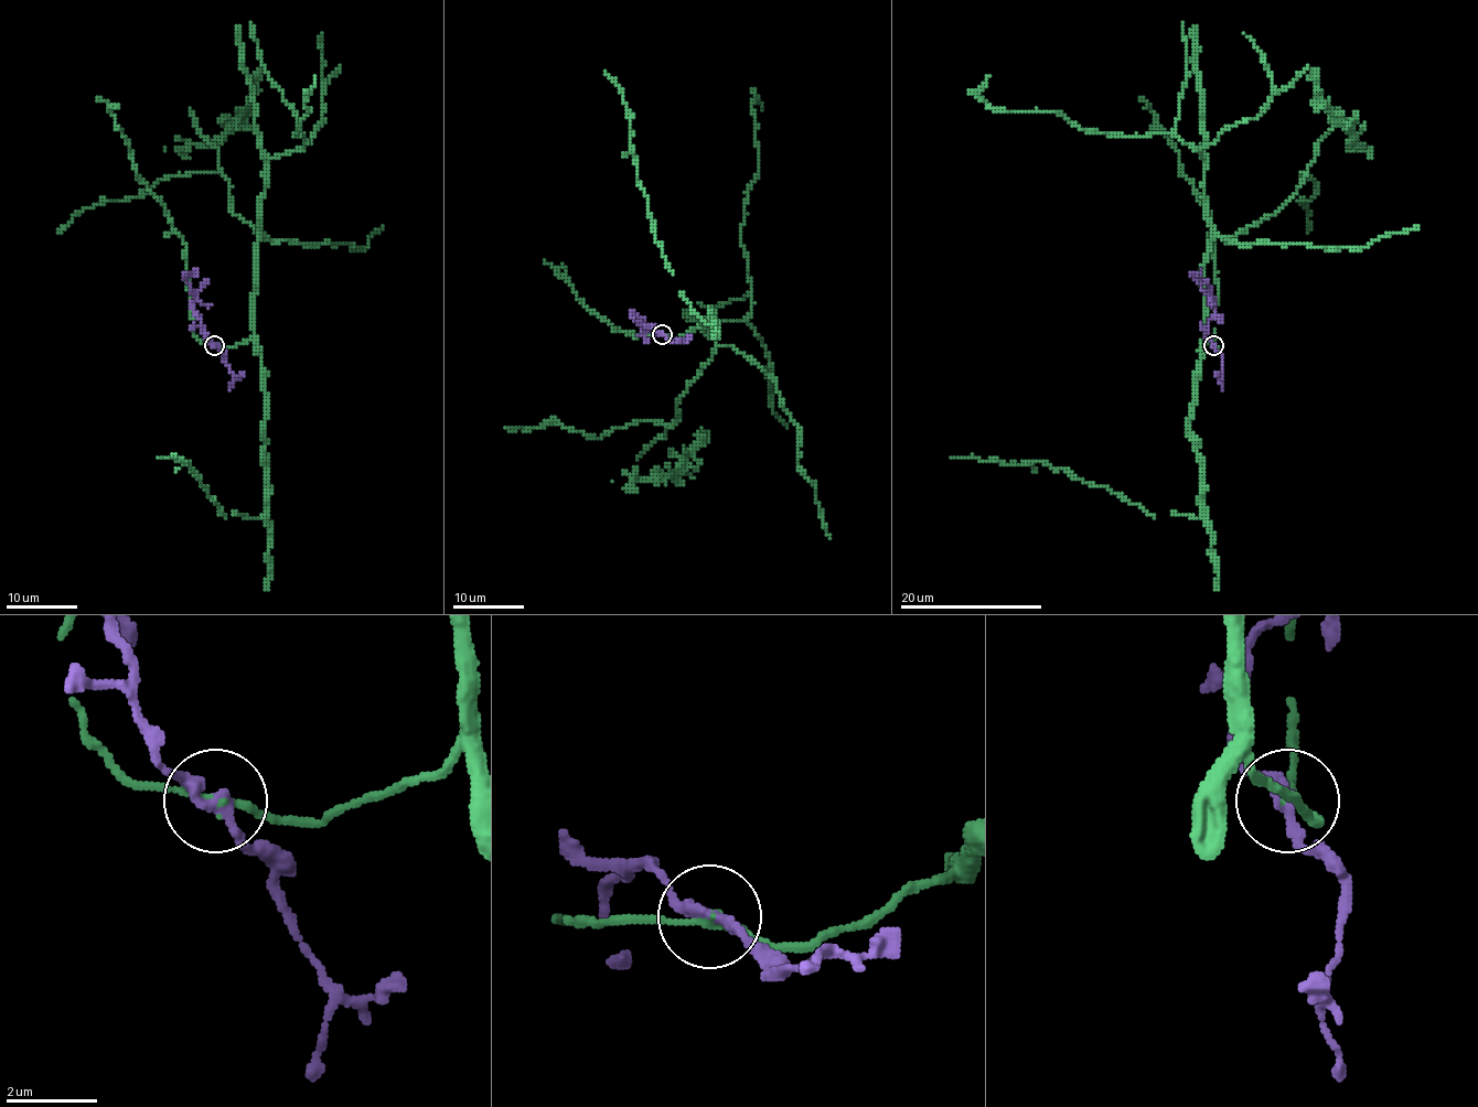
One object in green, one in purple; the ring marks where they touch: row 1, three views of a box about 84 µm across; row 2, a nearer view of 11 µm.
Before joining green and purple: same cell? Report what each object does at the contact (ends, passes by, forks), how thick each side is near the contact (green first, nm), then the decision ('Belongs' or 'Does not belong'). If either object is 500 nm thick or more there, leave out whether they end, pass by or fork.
At the ring green passes by. At the ring purple passes by. Thickness 170 nm (green) against 260 nm. Does not belong

